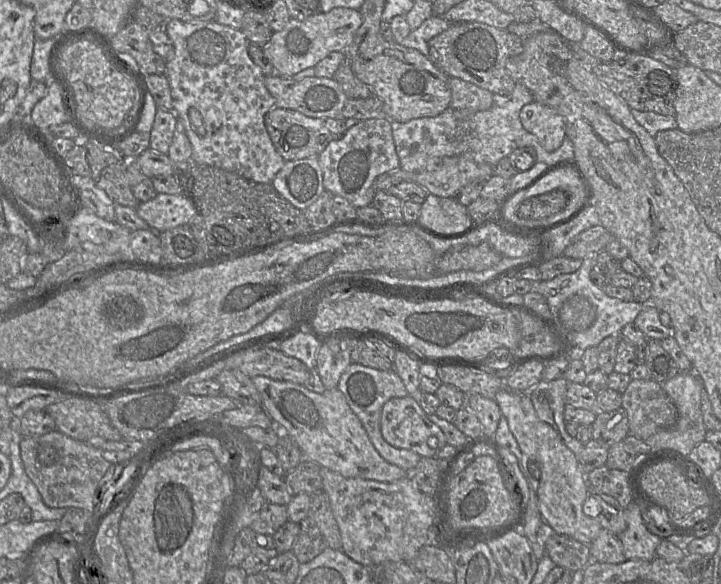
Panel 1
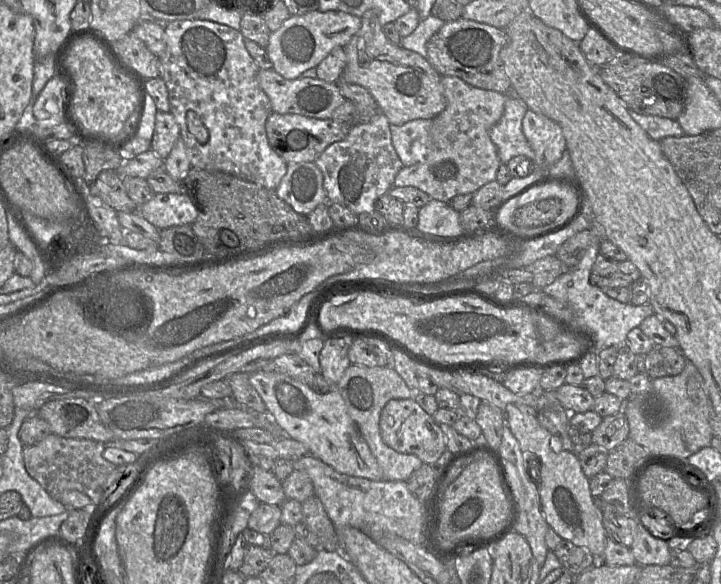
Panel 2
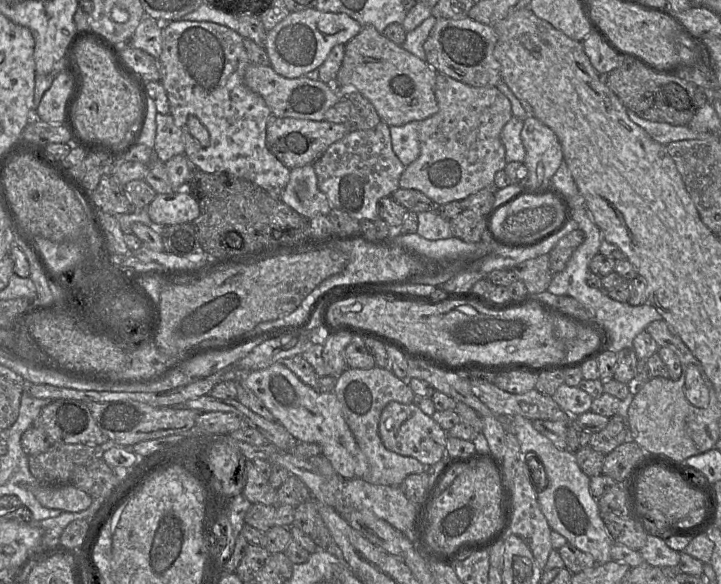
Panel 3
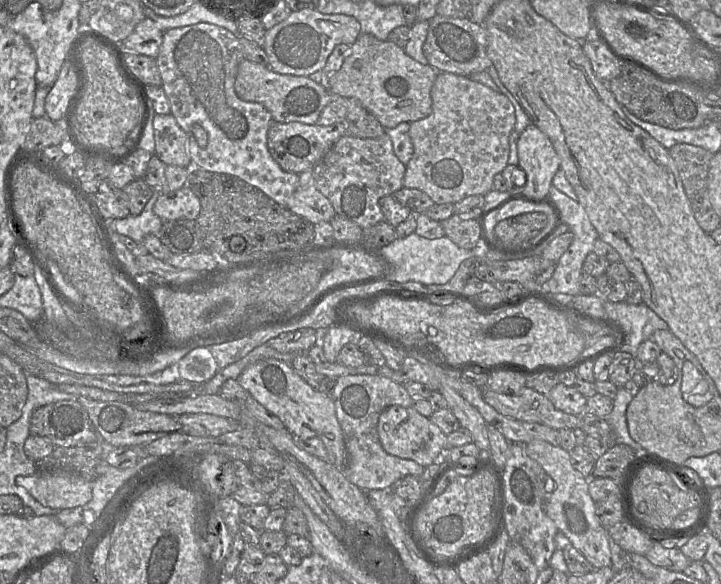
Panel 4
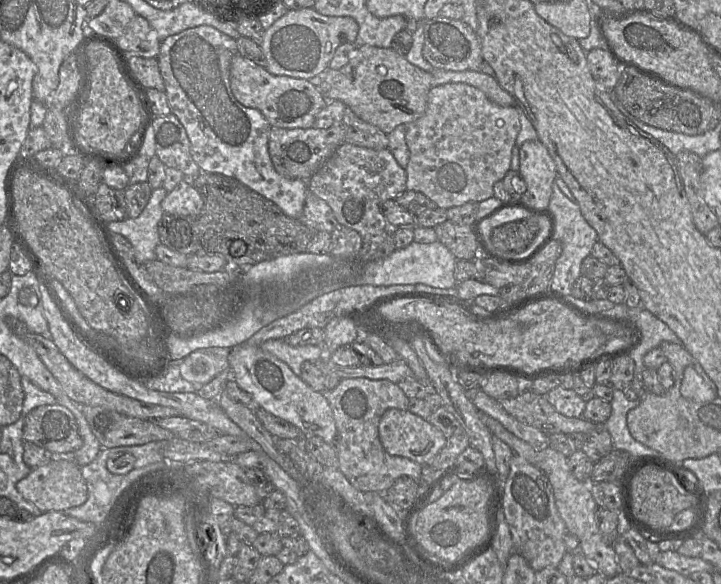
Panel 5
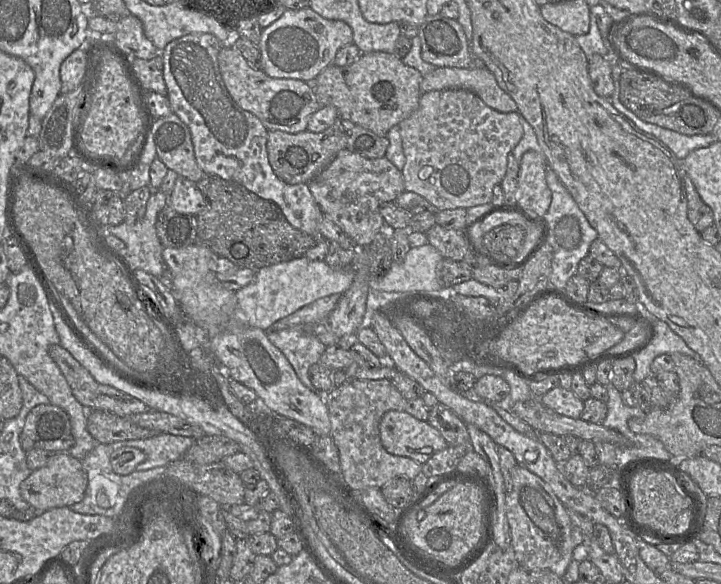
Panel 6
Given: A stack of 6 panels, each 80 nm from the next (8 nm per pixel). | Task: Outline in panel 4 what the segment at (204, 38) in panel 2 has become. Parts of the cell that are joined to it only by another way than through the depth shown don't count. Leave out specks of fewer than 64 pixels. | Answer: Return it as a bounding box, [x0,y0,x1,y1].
[156,23,298,207]

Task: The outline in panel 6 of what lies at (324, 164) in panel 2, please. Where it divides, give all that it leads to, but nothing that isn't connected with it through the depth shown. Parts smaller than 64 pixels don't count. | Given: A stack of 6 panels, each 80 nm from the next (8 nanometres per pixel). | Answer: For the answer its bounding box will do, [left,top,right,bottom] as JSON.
[308,148,405,249]

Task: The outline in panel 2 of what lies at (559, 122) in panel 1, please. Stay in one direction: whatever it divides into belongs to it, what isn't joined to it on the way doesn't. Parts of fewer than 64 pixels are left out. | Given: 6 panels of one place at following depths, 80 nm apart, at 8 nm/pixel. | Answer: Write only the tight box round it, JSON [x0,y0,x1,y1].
[522,109,566,170]

